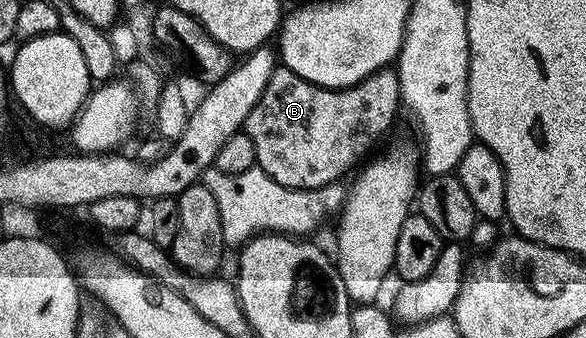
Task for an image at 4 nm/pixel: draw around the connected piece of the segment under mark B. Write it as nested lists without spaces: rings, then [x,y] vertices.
[[[277,68],[245,119],[242,130],[251,136],[256,153],[256,166],[264,170],[266,176],[291,190],[317,190],[339,183],[340,177],[351,166],[359,167],[372,154],[372,145],[391,128],[396,113],[401,113],[401,110],[400,78],[395,69],[385,68],[374,72],[345,90],[331,90],[302,80],[302,76],[292,70]]]

